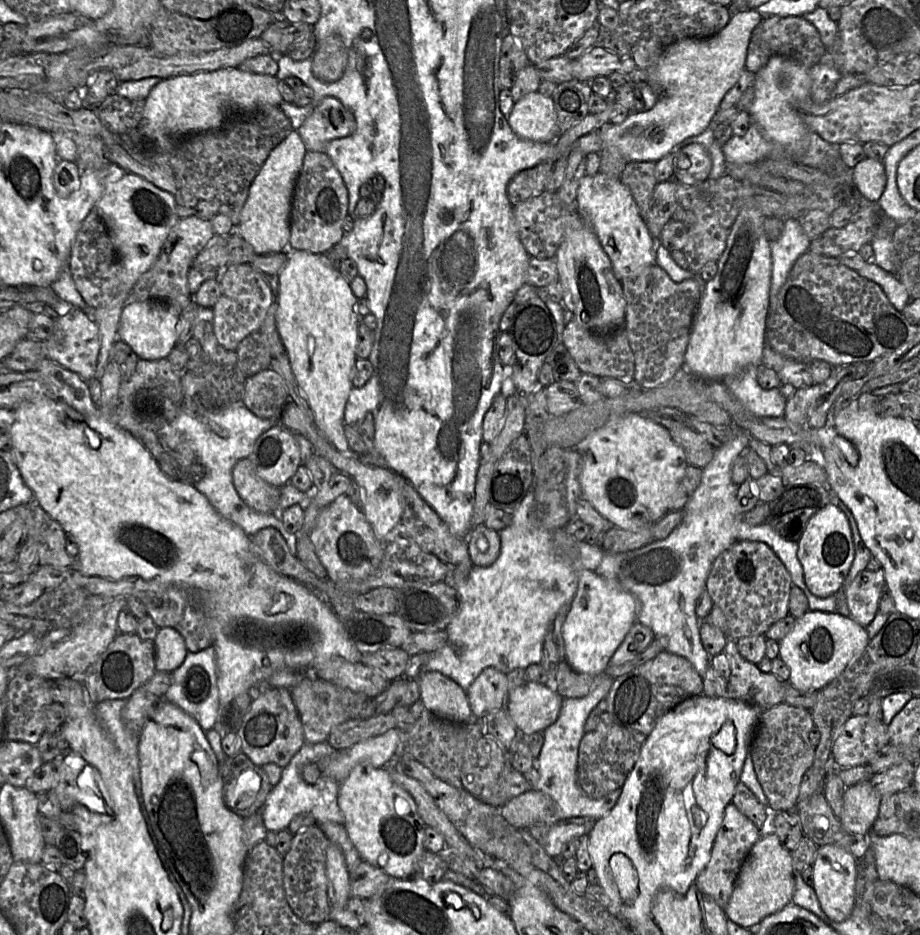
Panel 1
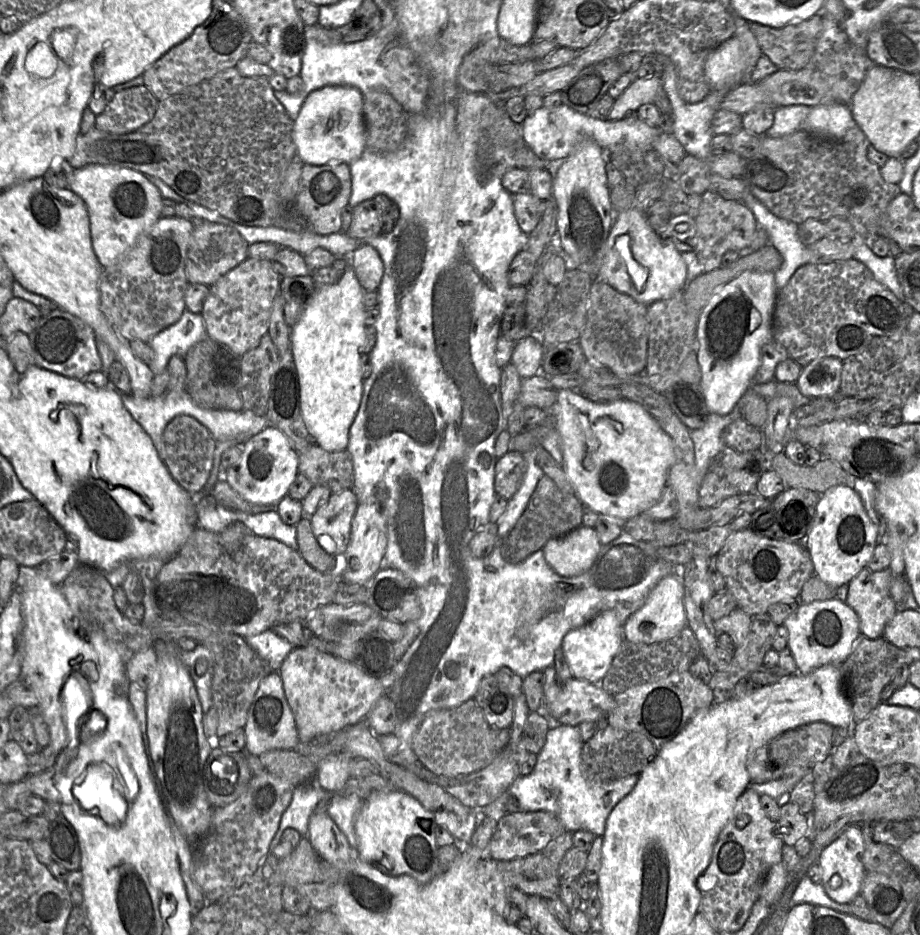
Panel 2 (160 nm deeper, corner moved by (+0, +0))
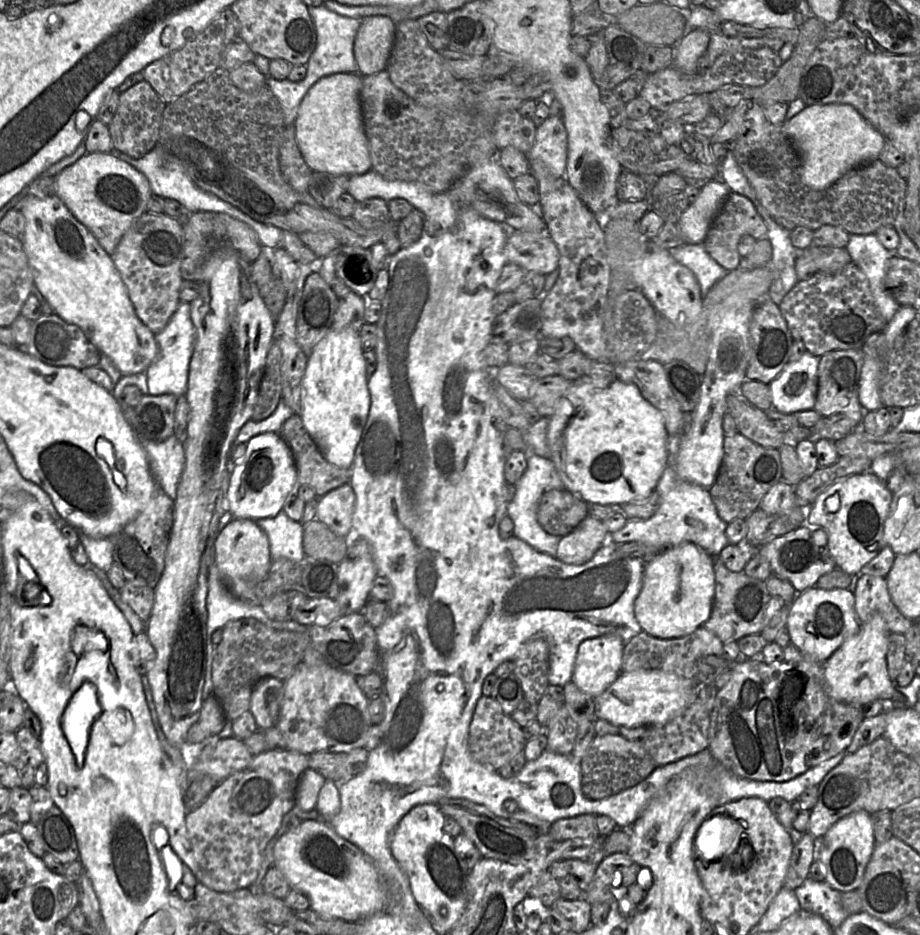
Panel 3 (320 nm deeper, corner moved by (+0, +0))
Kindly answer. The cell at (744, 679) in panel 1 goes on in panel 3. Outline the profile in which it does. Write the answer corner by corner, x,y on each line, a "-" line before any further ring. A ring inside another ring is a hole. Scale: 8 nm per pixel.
719,557
714,558
716,567
715,595
712,611
704,627
722,643
738,641
747,635
760,634
765,625
765,611
771,598
765,581
750,577
743,571
728,570

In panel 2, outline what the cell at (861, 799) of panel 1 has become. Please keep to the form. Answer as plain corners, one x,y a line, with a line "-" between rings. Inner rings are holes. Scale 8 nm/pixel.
860,826
847,828
822,851
818,864
821,868
821,884
828,896
838,903
849,903
861,892
866,876
863,864
864,836

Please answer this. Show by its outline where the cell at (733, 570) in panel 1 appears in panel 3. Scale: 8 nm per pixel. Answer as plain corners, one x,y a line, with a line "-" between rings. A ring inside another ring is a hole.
805,524
755,548
756,552
768,559
772,574
789,580
797,593
814,587
822,575
837,569
827,545
816,544
812,533
812,528

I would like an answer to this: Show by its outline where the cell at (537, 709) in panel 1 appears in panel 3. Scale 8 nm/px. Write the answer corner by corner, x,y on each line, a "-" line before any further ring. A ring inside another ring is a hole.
662,670
623,672
609,688
594,698
596,719
618,727
666,724
696,700
696,685
694,680

